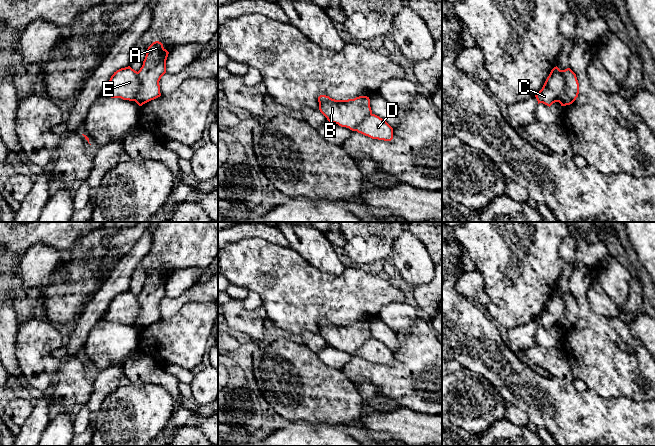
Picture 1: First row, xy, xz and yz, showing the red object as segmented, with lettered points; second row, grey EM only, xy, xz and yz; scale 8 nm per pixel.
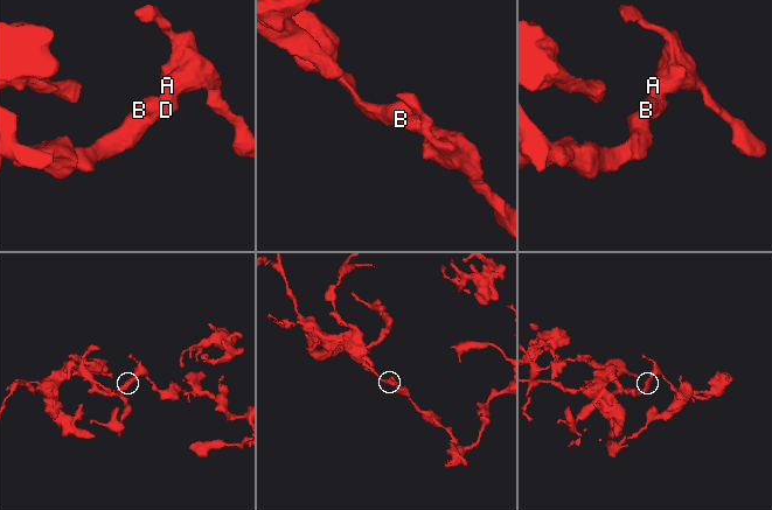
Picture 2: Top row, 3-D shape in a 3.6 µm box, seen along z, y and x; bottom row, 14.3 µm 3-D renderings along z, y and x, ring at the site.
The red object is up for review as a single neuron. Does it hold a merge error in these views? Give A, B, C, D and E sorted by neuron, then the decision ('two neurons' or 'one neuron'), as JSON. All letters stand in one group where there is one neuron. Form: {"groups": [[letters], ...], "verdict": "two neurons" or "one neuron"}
{"groups": [["A", "D"], ["B", "C", "E"]], "verdict": "two neurons"}

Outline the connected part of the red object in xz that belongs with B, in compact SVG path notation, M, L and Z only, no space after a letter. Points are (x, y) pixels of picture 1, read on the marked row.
M326 95L318 97L319 110L331 123L356 131L363 119L372 114L370 99L359 96L348 100L335 100Z

